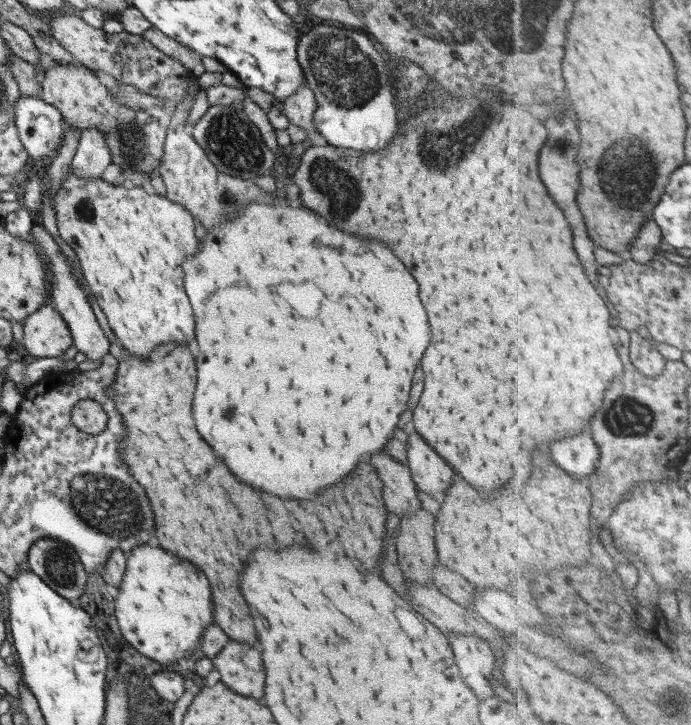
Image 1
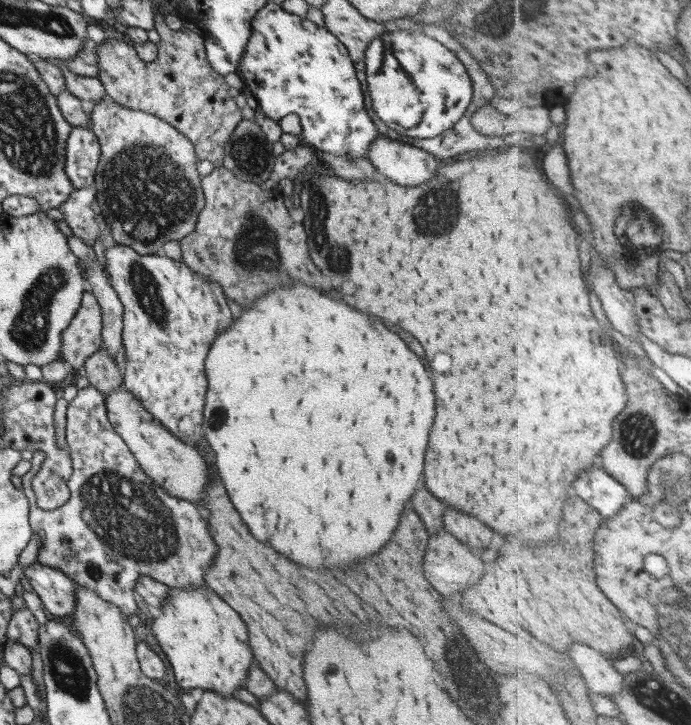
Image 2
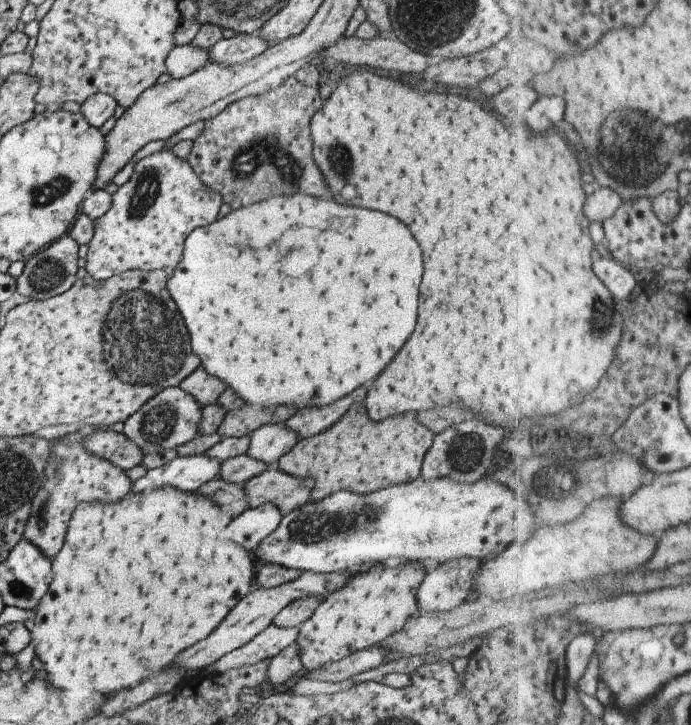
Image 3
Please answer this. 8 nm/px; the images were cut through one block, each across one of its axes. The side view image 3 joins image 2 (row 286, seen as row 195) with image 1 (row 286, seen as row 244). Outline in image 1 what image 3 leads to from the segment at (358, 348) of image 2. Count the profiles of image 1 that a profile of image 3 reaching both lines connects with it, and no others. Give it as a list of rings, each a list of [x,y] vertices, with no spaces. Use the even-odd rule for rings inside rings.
[[[250,202],[209,229],[198,240],[197,250],[182,264],[183,286],[195,316],[195,398],[191,404],[191,416],[201,438],[221,456],[227,468],[245,484],[255,486],[263,492],[277,494],[281,498],[311,498],[317,490],[341,480],[361,460],[363,454],[382,451],[391,430],[397,424],[399,414],[405,410],[409,396],[409,384],[423,350],[429,342],[429,324],[425,310],[419,302],[419,288],[405,266],[395,258],[393,252],[381,242],[367,242],[357,236],[349,236],[331,228],[327,220],[321,220],[315,212],[309,212],[301,202],[287,204]]]

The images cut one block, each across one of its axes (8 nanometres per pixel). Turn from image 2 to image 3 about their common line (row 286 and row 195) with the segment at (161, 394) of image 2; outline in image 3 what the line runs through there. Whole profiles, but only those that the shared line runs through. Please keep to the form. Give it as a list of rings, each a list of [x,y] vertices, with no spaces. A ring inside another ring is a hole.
[[[171,148],[161,149],[140,160],[133,168],[129,179],[118,186],[111,195],[112,203],[105,214],[92,221],[94,233],[88,242],[84,256],[86,273],[93,280],[105,280],[126,270],[152,271],[161,268],[175,268],[183,252],[184,240],[197,227],[211,224],[219,214],[222,198],[206,187],[194,174],[188,162],[181,160]]]

